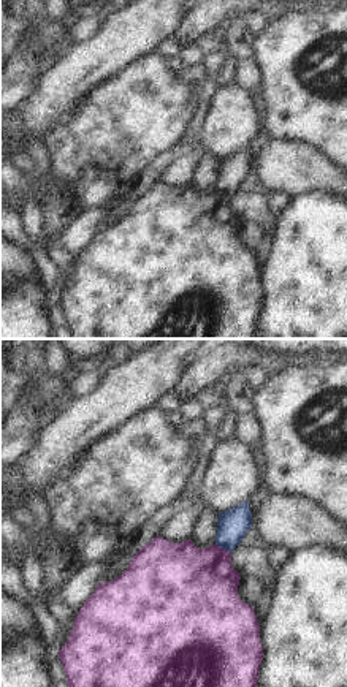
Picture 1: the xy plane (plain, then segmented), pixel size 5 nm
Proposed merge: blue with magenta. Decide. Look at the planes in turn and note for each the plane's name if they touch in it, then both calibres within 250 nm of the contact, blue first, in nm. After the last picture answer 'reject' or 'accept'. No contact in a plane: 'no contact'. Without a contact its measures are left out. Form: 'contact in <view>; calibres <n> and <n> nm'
contact in xy; calibres 160 and 420 nm

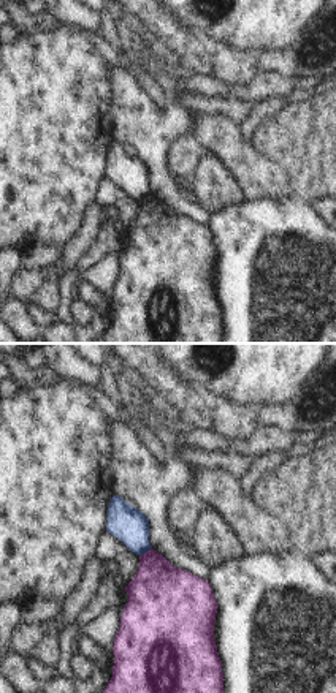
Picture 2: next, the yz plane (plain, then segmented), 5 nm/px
contact in yz; calibres 180 and 360 nm

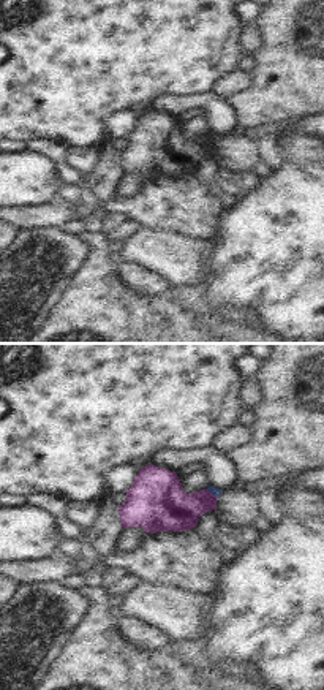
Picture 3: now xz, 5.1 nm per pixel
contact in xz; calibres 40 and 240 nm

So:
reject

